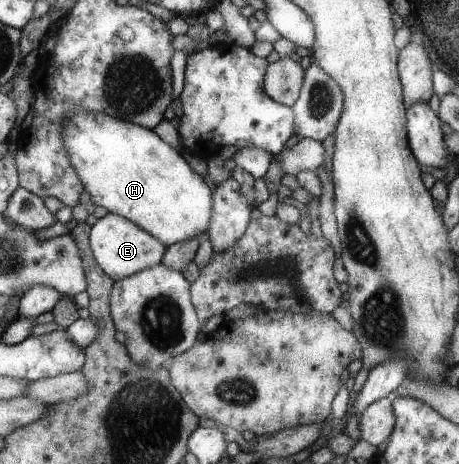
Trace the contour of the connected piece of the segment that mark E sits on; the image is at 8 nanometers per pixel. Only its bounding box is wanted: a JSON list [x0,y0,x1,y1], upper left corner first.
[89,212,168,281]

